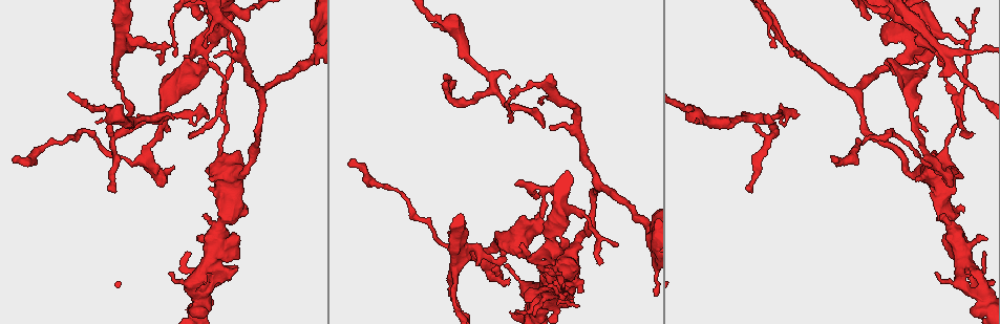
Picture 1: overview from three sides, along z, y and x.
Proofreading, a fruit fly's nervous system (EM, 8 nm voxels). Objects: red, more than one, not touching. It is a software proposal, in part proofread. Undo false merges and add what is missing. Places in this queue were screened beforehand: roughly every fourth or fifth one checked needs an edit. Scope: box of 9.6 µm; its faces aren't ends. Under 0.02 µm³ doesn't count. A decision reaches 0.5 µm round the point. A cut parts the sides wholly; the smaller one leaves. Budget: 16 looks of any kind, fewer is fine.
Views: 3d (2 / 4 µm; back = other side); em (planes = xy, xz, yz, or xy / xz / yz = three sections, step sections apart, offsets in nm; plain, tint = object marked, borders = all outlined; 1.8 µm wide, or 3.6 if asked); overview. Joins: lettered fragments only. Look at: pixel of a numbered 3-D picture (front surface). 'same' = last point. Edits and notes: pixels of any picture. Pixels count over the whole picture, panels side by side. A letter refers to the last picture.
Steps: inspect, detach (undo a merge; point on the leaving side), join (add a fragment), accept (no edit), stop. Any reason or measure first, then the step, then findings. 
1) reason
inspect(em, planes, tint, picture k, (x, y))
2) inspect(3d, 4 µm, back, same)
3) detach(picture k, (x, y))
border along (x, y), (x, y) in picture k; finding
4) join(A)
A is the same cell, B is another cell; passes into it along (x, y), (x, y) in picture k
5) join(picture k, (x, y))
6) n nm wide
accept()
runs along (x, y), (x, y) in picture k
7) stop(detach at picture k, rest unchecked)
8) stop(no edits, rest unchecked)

three-way junction
inspect(3d, 2 µm, back, picture 1, (225, 96))

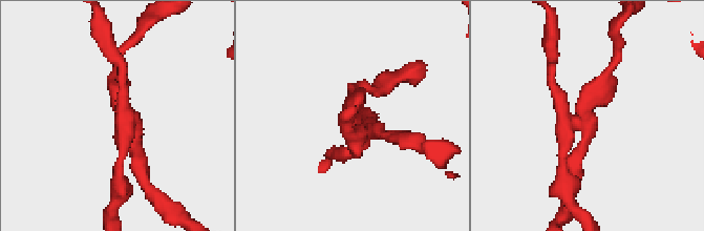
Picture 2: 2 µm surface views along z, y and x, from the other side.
3 arms
inspect(em, planes, borders, picture 2, (122, 114))

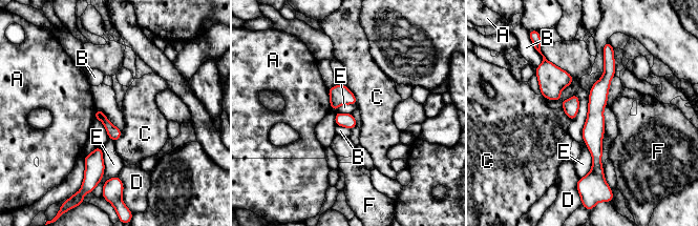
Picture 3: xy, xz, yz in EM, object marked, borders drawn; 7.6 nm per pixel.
detach(picture 3, (99, 114))
A, B, C, D, E and F are other cells; border along (104, 115), (100, 119) in picture 3; two cells meet here

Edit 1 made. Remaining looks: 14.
inspect(em, yz, step 16, borders, picture 1, (694, 113))

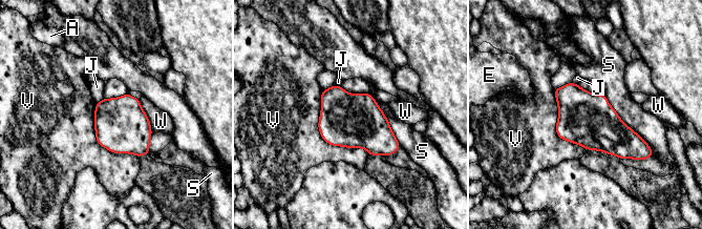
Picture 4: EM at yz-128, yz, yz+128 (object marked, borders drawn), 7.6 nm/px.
cut it another way
inspect(em, planes, borders, same)

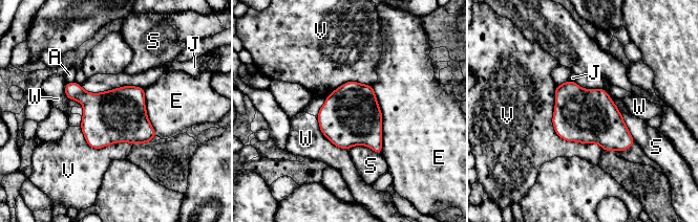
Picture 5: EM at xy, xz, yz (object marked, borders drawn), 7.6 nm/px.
accept()
A, E, J, S, V and W are other cells; continuous, no second cell

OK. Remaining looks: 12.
tapers out
inspect(em, planes, borders, picture 1, (545, 126))

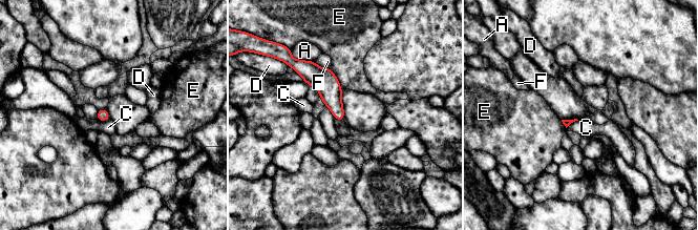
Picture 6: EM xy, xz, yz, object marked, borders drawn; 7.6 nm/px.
accept()
A, C, D, E and F are other cells; border along (109, 118), (104, 121), (97, 120) in picture 6; no lettered fragment goes on from it

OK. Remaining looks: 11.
tapers out
inspect(em, planes, borders, picture 1, (526, 310))

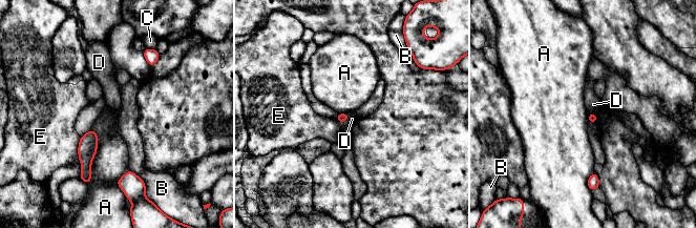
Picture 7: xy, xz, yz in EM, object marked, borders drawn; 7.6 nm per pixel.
accept()
A, B, C, D and E are other cells; border along (91, 128), (97, 152), (90, 180) in picture 7; none of them fits

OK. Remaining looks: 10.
free end
inspect(3d, 4 µm, picture 1, (115, 191))

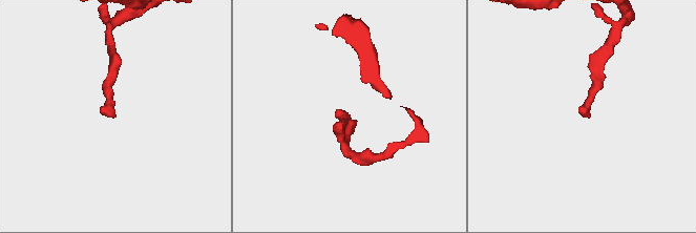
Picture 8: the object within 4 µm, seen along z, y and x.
shape alone is not enough
inspect(em, xz, step 16, borders, picture 8, (112, 118))

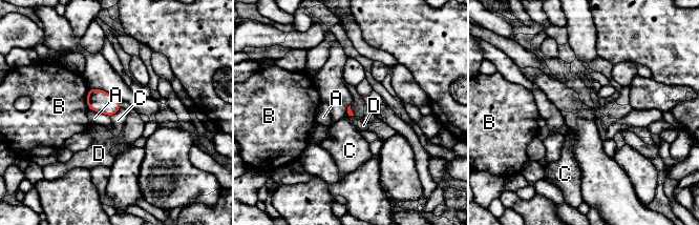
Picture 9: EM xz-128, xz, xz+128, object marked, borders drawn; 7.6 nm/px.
A touches over 180 nm
accept()
A, B, C and D are other cells; no lettered fragment goes on from it

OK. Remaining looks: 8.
stop(detach at picture 3, rest unchecked)

